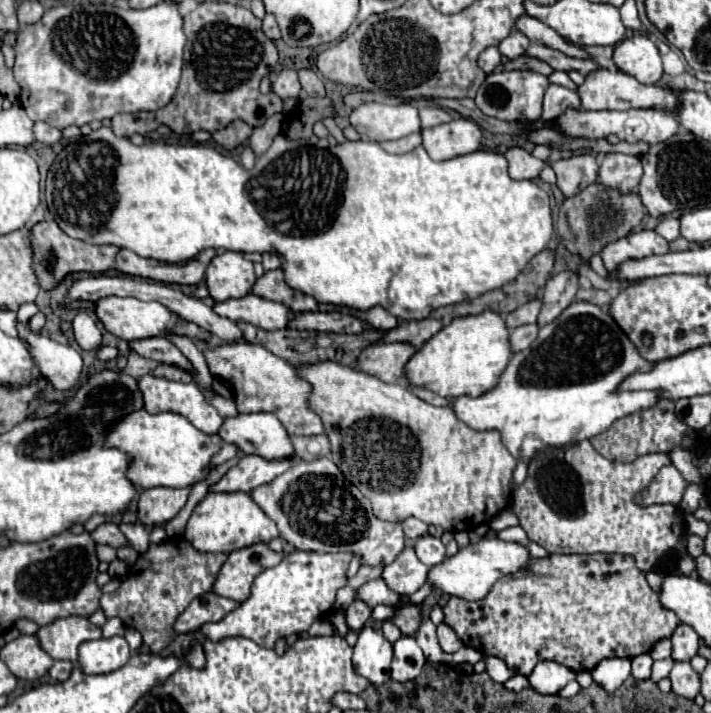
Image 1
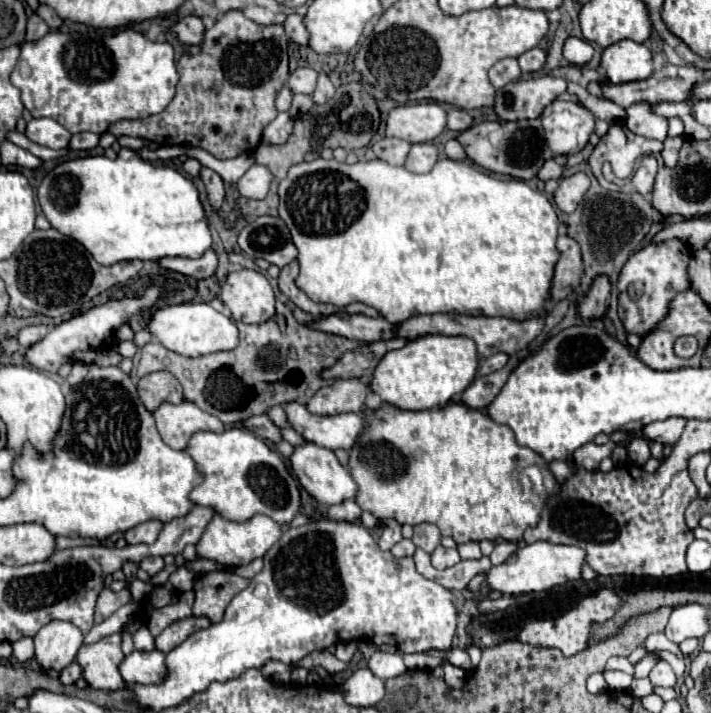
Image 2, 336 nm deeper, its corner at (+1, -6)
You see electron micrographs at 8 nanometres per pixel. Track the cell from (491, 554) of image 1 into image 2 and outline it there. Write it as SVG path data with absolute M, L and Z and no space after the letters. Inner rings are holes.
M547 541L531 543L515 555L511 555L503 565L491 567L487 575L487 583L493 591L519 595L519 593L535 593L535 591L547 591L557 585L565 585L567 581L581 579L581 571L585 565L585 551L575 545L553 545Z

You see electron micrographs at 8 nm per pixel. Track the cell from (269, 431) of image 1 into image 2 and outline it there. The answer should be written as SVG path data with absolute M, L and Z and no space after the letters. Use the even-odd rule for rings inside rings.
M305 443L301 447L295 447L295 453L291 455L291 467L297 475L299 483L321 503L321 505L341 505L343 501L355 499L357 495L357 483L351 477L349 469L339 463L333 451L325 447L317 447L315 443Z

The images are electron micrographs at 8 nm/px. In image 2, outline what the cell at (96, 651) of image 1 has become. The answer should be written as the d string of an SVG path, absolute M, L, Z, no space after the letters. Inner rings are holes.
M157 649L151 651L151 653L133 651L121 663L121 675L127 681L127 685L129 683L131 685L133 683L139 683L139 685L157 685L157 683L163 683L163 679L167 677L165 653L161 653Z

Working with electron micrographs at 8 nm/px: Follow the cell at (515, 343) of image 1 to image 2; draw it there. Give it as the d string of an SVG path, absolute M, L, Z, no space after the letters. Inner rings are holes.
M495 353L487 359L481 359L481 365L479 365L479 375L489 375L491 371L499 371L507 365L509 357L505 353Z

